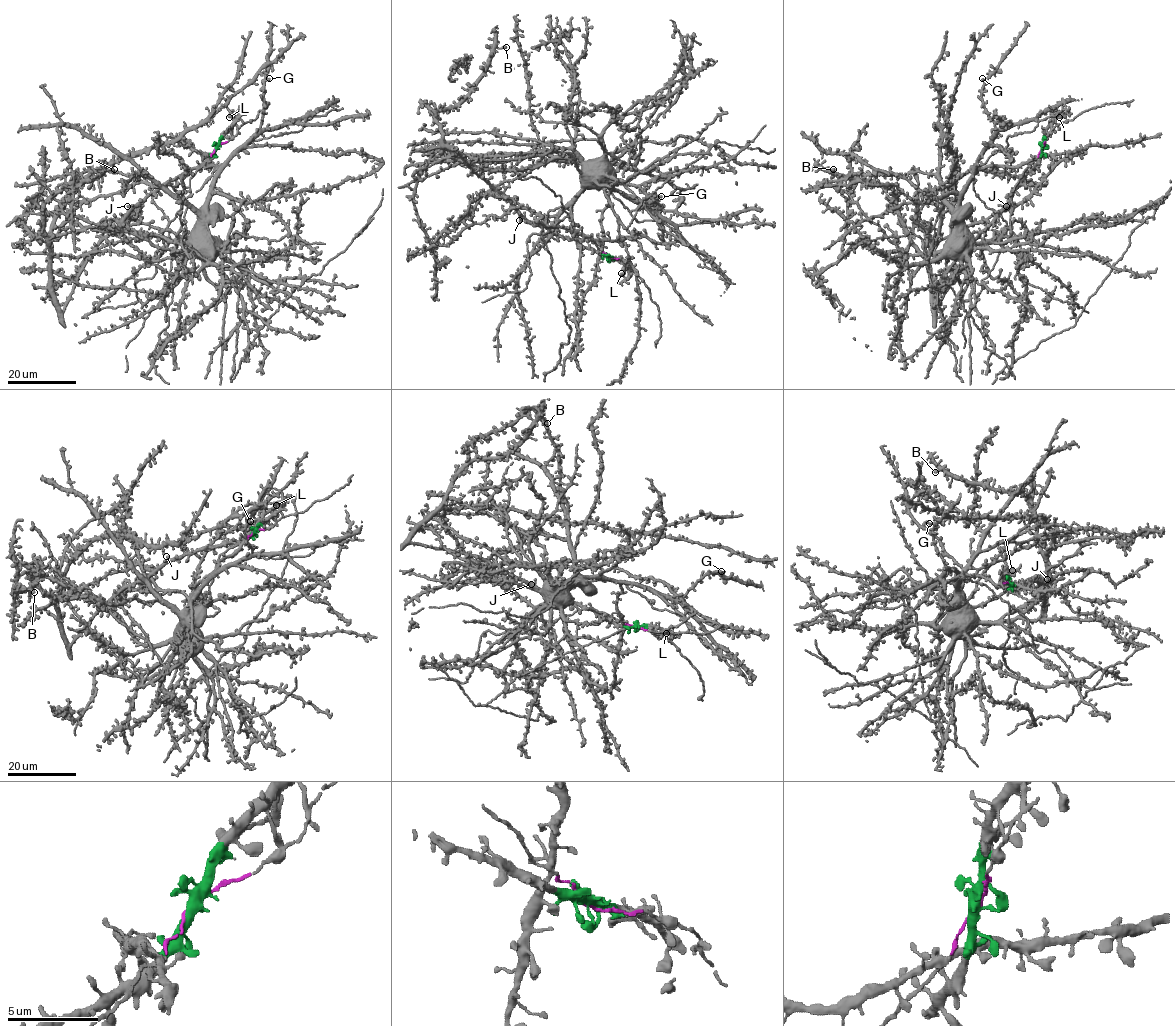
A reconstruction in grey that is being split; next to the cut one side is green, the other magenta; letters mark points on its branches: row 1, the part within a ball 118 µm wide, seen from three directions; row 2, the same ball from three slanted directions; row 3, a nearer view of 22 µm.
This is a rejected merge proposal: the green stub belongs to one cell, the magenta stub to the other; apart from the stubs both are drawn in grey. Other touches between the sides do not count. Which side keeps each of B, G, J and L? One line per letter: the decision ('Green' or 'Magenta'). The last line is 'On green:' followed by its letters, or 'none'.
B: Green
G: Magenta
J: Green
L: Green
On green: B, J, L

